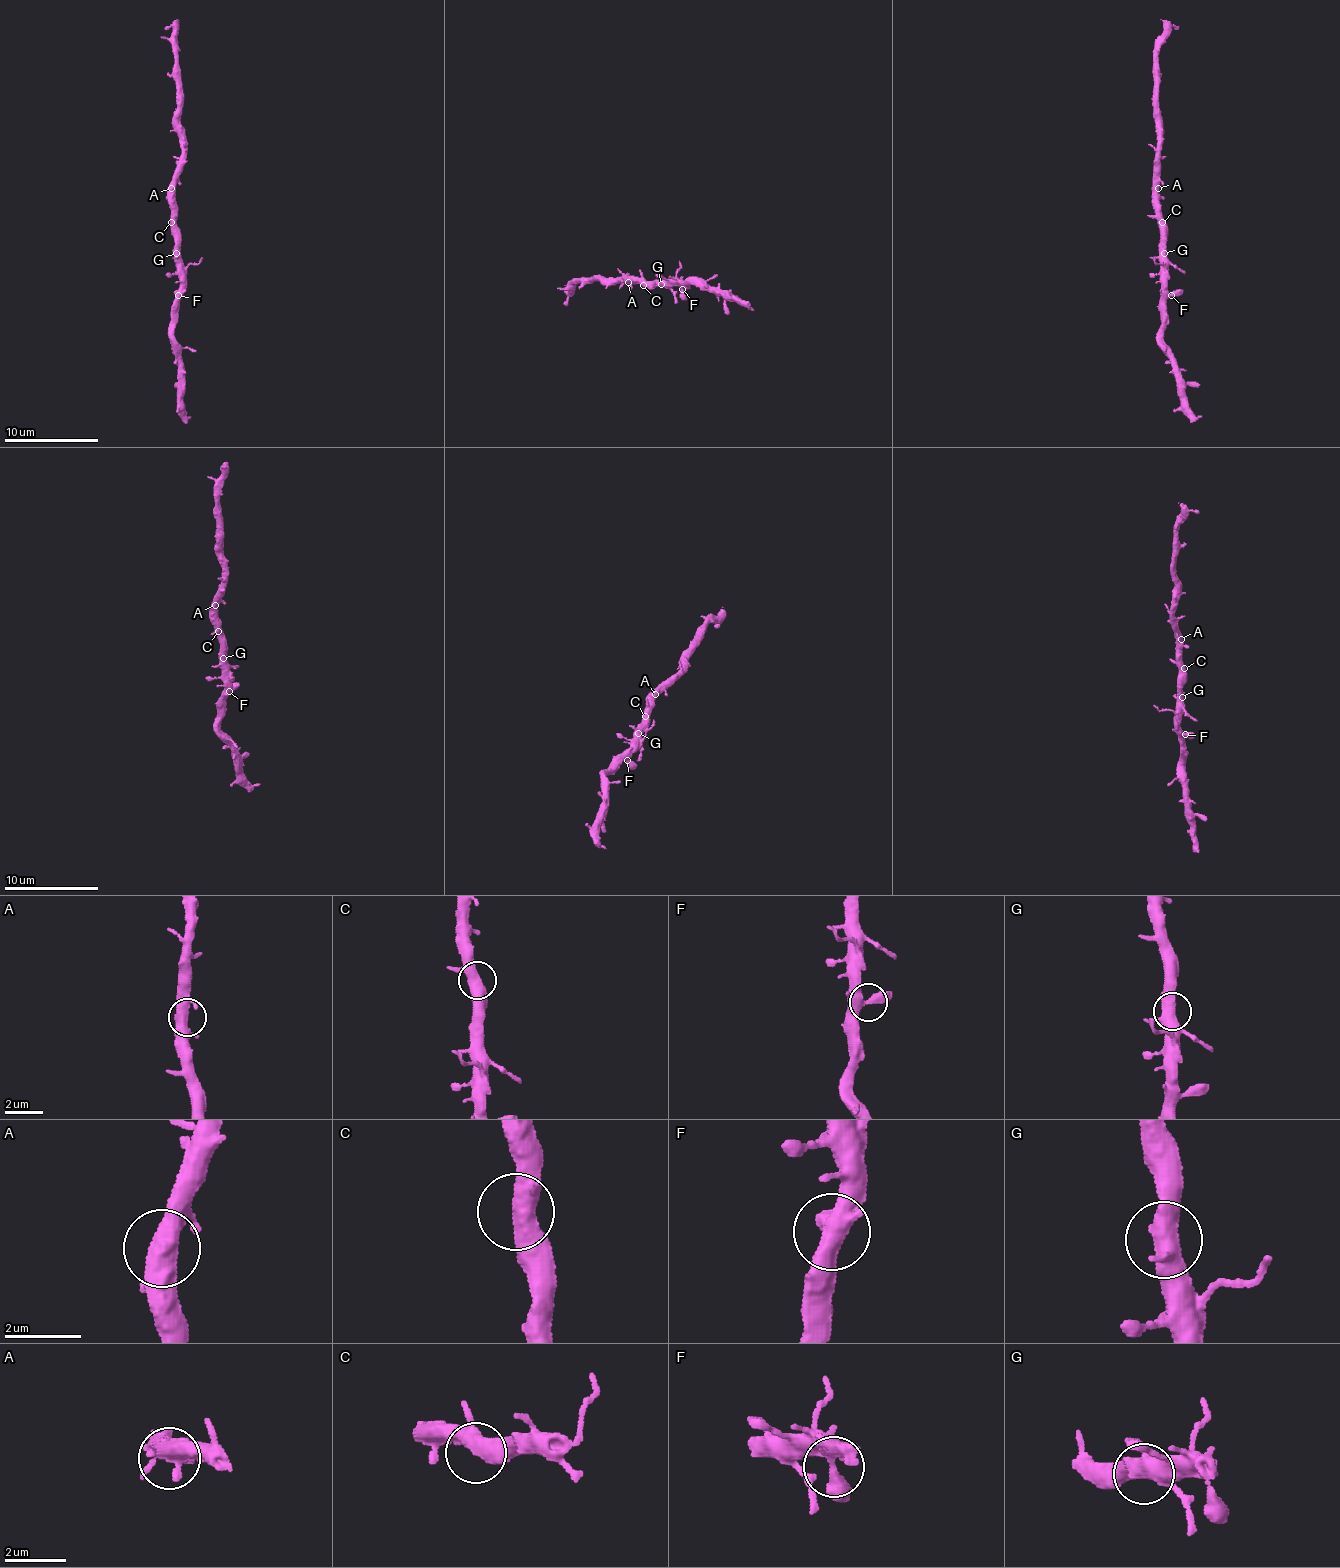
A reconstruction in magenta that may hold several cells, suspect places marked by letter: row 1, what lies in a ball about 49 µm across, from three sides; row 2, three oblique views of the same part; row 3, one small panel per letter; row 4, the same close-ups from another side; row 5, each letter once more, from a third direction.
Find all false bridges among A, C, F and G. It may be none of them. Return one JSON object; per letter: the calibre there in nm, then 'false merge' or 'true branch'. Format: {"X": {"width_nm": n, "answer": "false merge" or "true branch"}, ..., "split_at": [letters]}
{"A": {"width_nm": 440, "answer": "true branch"}, "C": {"width_nm": 400, "answer": "true branch"}, "F": {"width_nm": 400, "answer": "true branch"}, "G": {"width_nm": 440, "answer": "true branch"}, "split_at": []}

